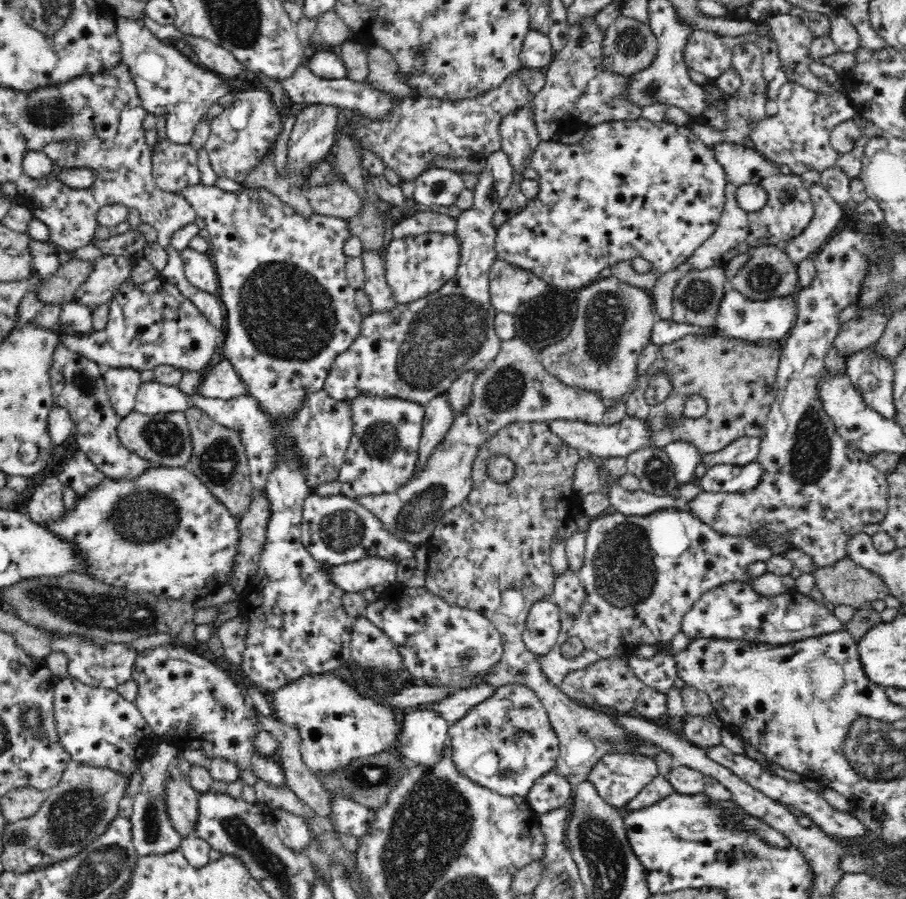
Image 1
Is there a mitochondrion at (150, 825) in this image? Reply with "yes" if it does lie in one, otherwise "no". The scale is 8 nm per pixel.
yes

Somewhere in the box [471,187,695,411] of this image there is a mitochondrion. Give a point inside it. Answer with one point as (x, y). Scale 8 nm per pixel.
(602, 318)

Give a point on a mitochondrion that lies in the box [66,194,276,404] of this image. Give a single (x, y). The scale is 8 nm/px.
(84, 384)

